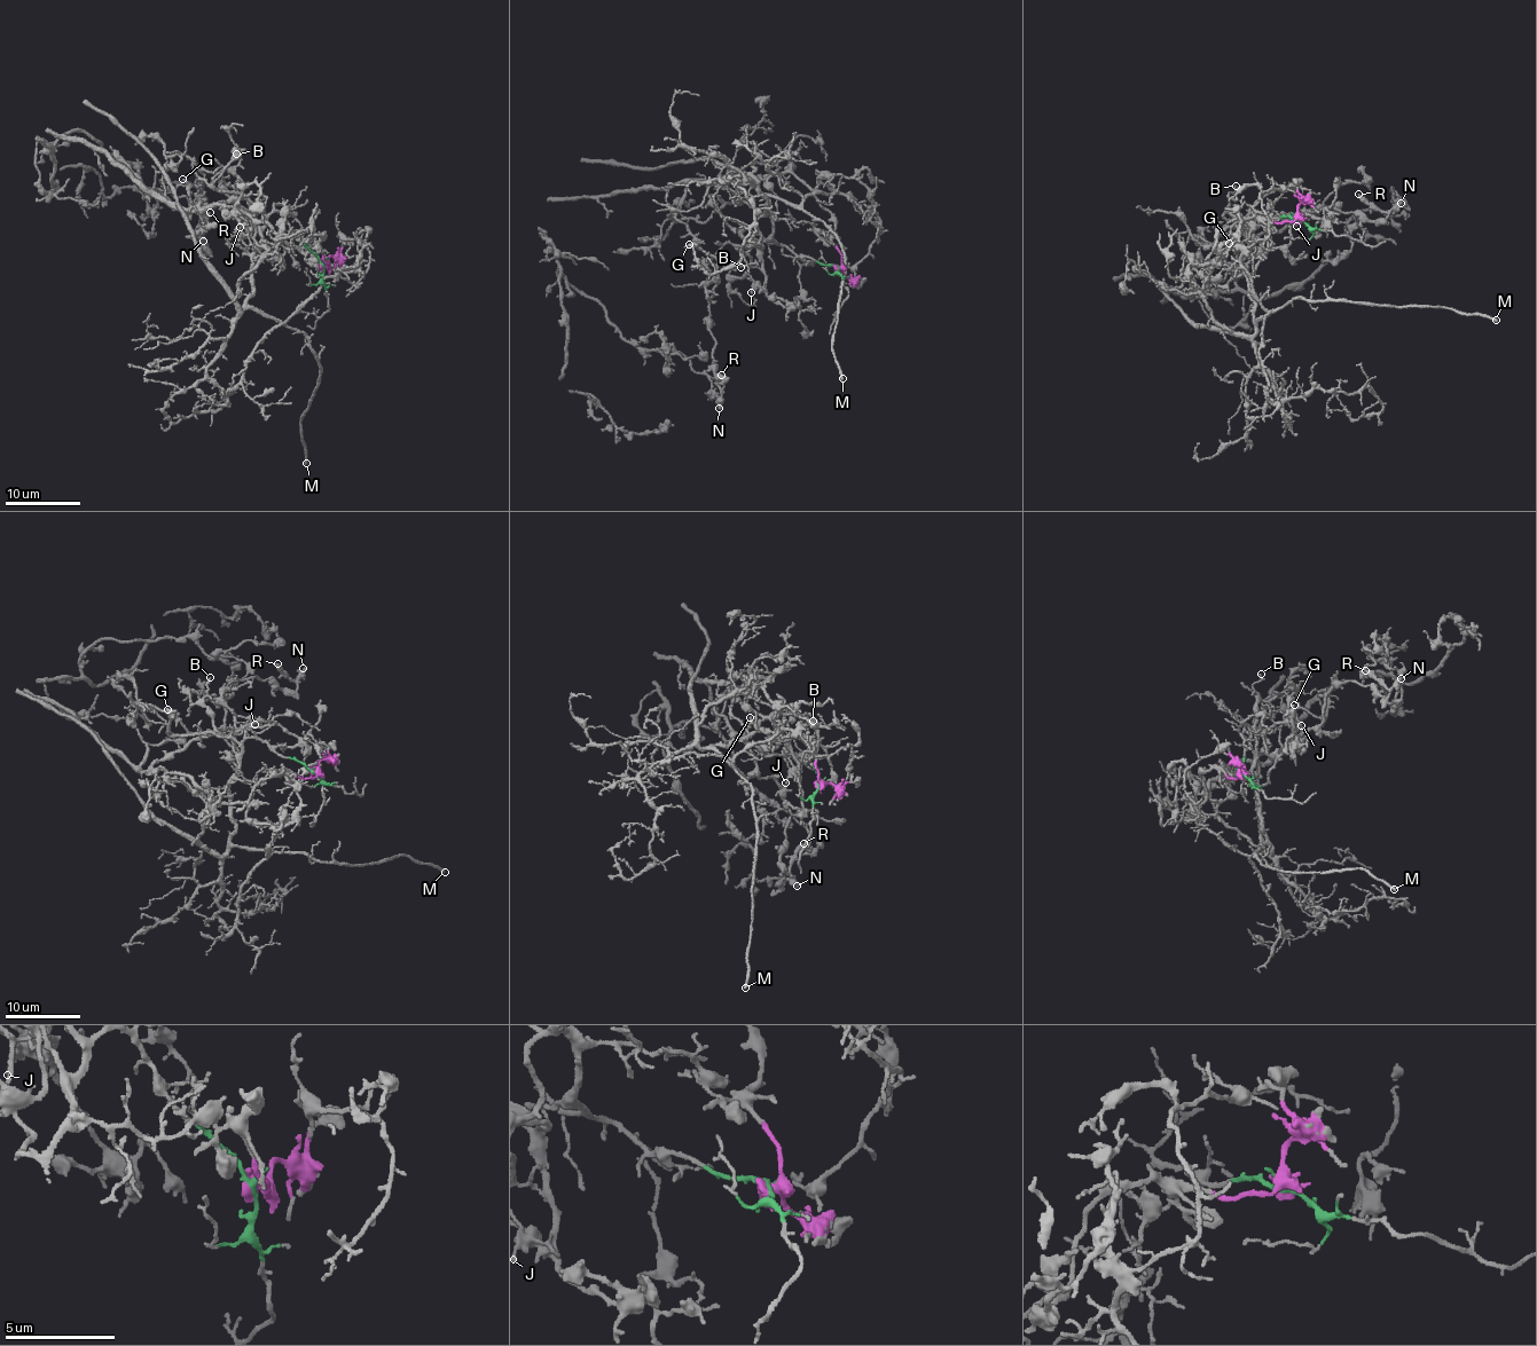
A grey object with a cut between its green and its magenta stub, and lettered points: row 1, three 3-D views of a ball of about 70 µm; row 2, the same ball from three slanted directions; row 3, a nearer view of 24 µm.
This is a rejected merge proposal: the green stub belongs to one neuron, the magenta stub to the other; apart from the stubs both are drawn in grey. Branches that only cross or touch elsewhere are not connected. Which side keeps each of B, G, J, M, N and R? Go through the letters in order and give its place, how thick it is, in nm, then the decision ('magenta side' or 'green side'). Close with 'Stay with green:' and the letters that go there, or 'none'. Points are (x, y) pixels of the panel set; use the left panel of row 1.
B: (236, 154) | 180 nm | green side
G: (182, 179) | 180 nm | magenta side
J: (240, 227) | 130 nm | magenta side
M: (306, 463) | 240 nm | green side
N: (203, 241) | 460 nm | magenta side
R: (210, 212) | 400 nm | magenta side
Stay with green: B, M

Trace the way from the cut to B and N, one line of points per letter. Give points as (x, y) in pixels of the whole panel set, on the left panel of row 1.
B: (323, 265), (300, 243), (280, 212), (260, 214), (244, 196), (243, 182), (234, 167), (240, 158), (237, 155)
N: (323, 265), (323, 236), (300, 249), (232, 206), (167, 204), (206, 225), (198, 198), (206, 251), (203, 241)

